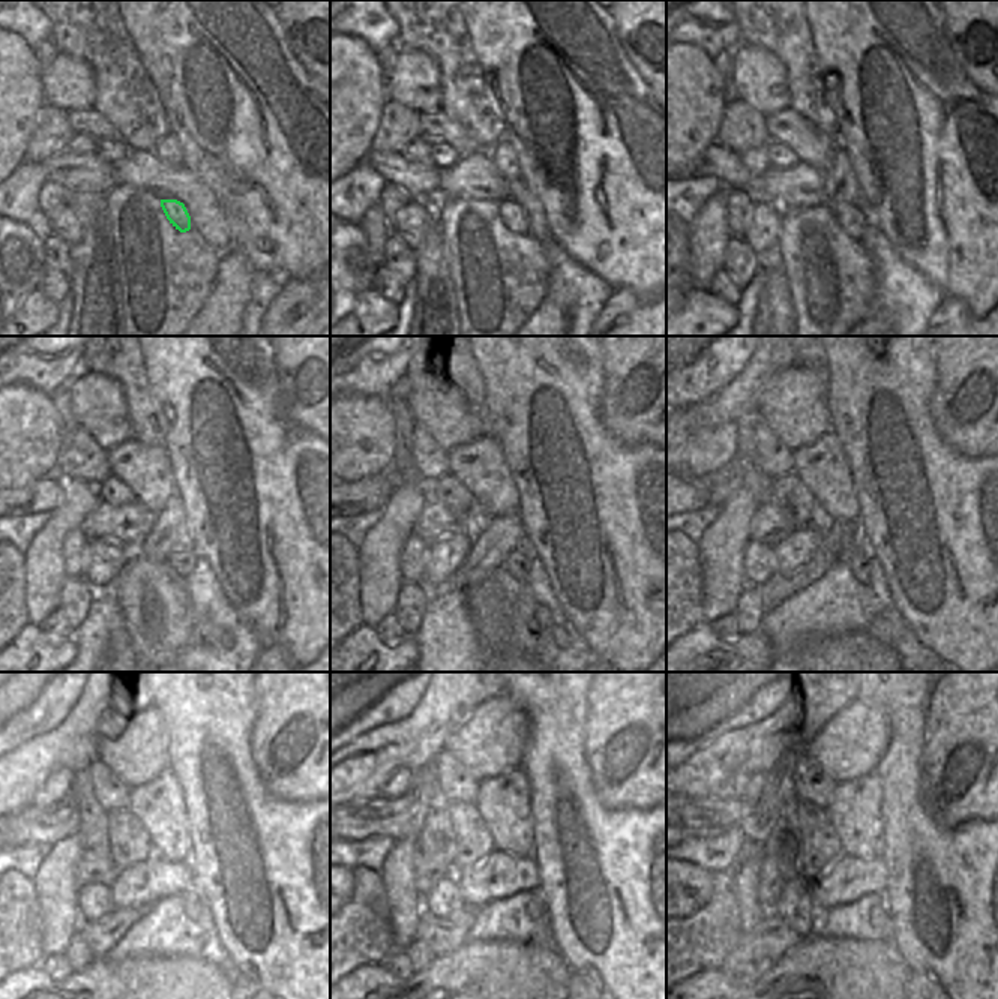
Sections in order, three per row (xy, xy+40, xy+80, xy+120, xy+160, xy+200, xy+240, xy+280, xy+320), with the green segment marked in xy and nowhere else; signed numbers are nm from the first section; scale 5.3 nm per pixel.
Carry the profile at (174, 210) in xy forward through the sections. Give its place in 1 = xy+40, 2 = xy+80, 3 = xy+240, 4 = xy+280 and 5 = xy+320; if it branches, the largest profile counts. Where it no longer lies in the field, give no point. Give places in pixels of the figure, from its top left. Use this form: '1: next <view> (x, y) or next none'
1: next xy+40 (512, 216)
2: next xy+80 (851, 219)
3: next xy+240 (192, 900)
4: next xy+280 (535, 908)
5: next xy+320 (880, 918)

